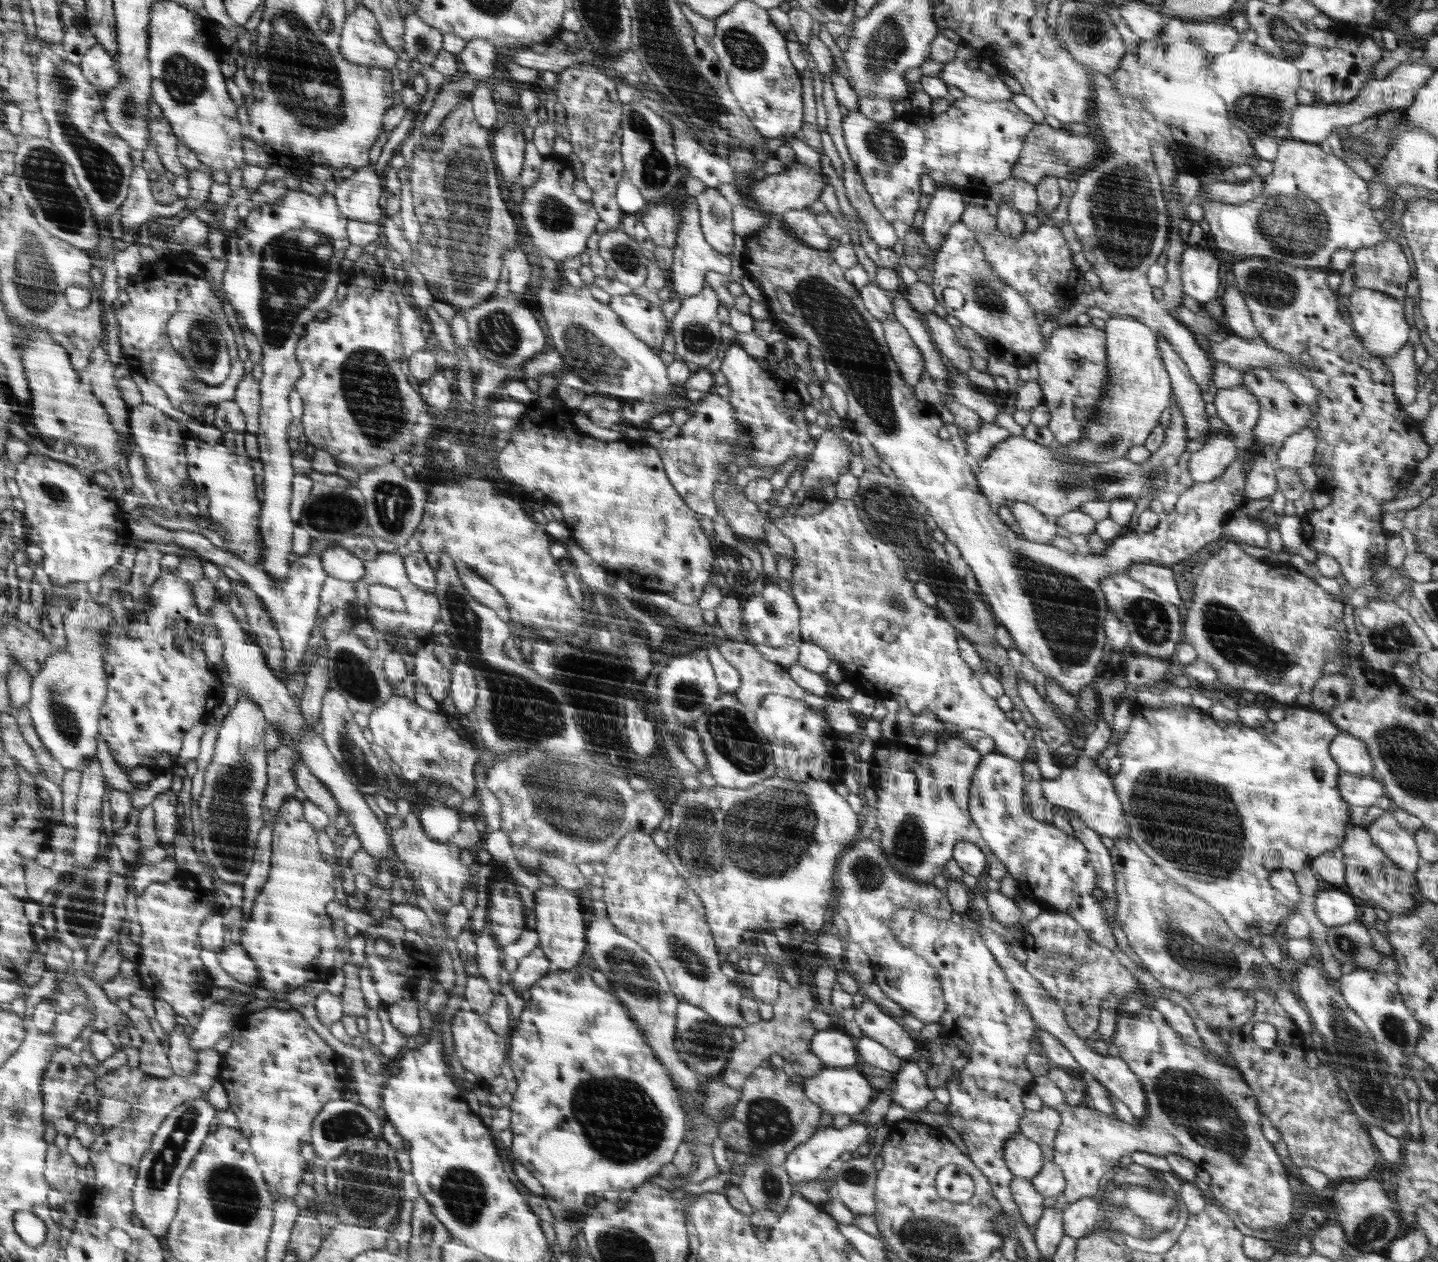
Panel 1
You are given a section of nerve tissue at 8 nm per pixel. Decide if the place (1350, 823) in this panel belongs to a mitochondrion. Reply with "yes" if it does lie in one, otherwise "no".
no

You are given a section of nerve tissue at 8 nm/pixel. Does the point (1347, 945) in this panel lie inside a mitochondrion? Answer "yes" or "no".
yes

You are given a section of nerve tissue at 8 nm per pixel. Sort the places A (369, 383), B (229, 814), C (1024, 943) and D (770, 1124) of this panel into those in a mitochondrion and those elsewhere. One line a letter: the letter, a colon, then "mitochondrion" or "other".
A: mitochondrion
B: mitochondrion
C: other
D: mitochondrion

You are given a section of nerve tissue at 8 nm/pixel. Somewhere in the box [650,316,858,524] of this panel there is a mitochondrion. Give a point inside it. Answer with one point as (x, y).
(696, 337)

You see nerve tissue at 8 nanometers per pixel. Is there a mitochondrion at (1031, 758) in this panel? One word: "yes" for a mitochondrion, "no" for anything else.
no

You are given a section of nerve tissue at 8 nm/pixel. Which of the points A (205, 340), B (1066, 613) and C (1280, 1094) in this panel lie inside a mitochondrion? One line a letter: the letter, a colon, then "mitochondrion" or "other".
A: mitochondrion
B: mitochondrion
C: other

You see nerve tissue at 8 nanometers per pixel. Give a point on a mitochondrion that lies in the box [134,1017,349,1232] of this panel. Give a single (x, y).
(234, 1196)

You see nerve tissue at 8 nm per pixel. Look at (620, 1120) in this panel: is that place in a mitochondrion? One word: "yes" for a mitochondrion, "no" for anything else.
yes

